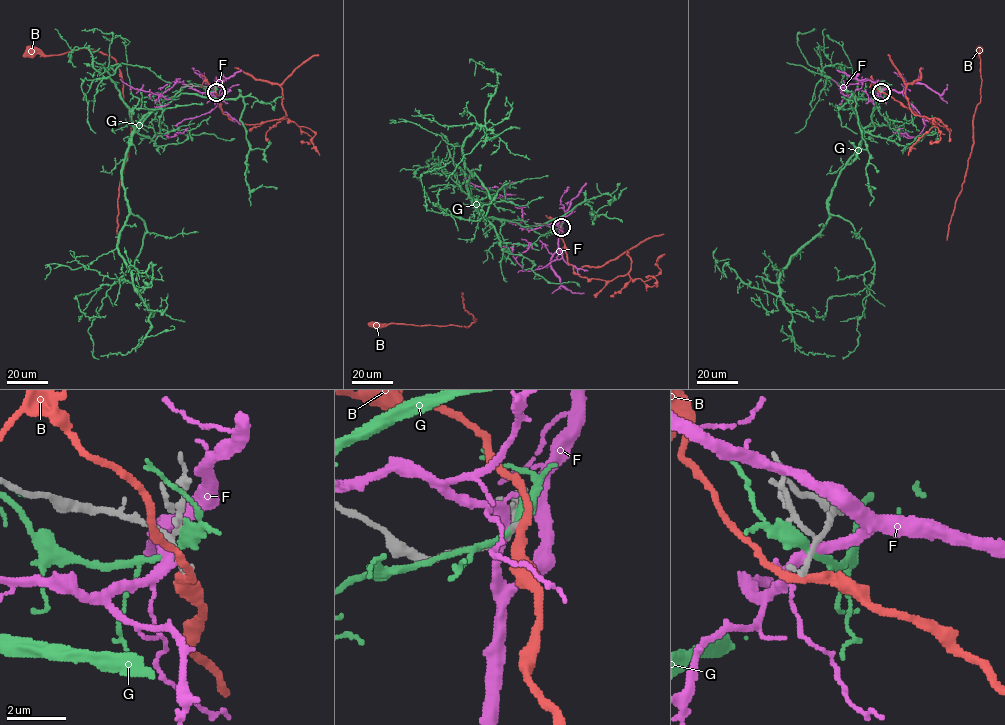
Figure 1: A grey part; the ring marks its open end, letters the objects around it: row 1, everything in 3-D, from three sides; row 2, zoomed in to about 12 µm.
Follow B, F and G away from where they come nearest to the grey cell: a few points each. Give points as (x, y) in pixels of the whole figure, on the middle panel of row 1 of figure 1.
B: (561, 227), (567, 261), (573, 272), (477, 318), (467, 328), (375, 323)
F: (559, 227), (554, 224), (523, 228), (522, 211), (509, 201), (504, 190), (497, 187), (478, 187), (465, 177)
G: (559, 227), (541, 234), (521, 220), (482, 216), (462, 151), (482, 126), (496, 136), (445, 181)

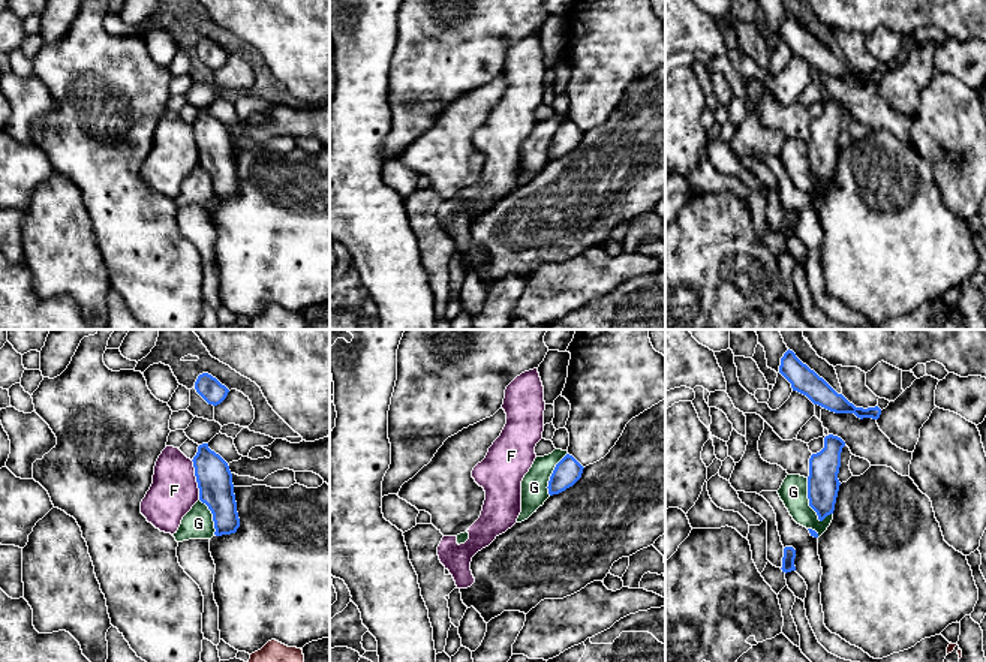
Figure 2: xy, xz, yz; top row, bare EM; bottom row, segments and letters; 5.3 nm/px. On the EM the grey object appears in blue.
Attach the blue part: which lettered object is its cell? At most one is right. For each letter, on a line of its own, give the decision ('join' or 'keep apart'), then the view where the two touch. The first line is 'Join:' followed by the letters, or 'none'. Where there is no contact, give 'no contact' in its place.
Join: none
B: keep apart; no contact
F: keep apart; meets blue in xy
G: keep apart; meets blue in yz

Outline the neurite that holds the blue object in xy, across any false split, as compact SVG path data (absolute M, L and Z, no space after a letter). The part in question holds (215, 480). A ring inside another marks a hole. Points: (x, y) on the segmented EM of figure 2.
M208 443L198 446L193 457L195 476L199 488L199 500L213 514L214 535L231 535L240 527L232 473L228 463Z

